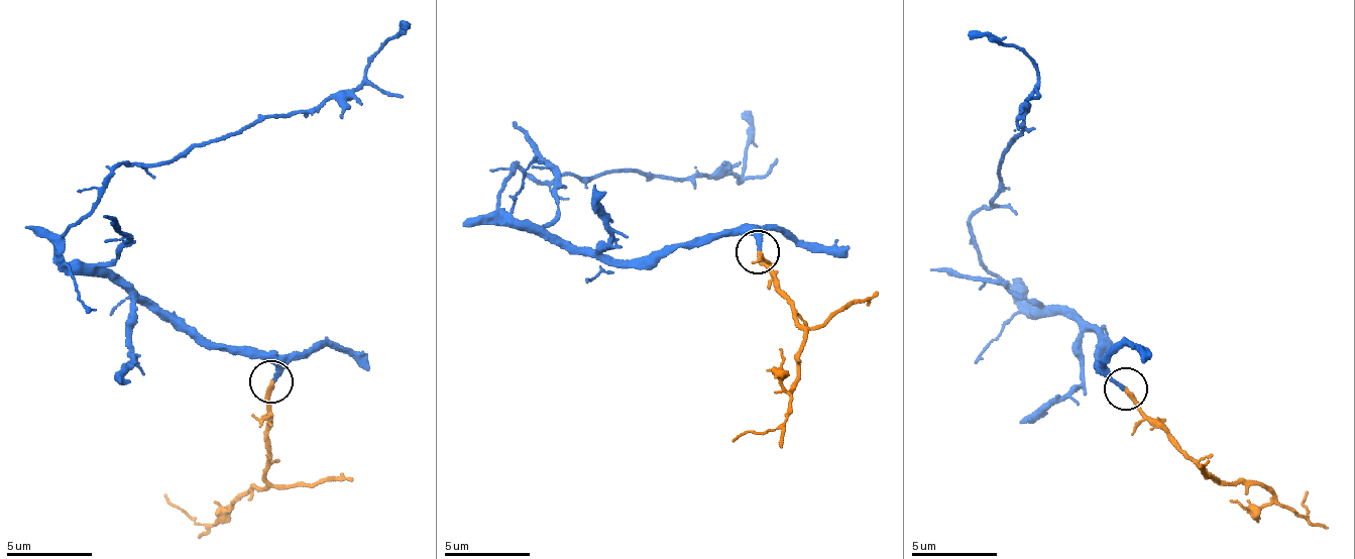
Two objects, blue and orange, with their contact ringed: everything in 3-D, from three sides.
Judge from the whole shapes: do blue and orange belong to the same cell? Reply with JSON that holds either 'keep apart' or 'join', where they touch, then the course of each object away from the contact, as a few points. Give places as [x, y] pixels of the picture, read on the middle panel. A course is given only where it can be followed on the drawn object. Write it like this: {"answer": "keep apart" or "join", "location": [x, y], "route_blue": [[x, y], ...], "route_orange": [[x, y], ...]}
{"answer": "join", "location": [758, 252], "route_blue": [[757, 248], [739, 234], [599, 257], [517, 229], [500, 194], [518, 163], [536, 179], [740, 183], [741, 111]], "route_orange": [[757, 253], [803, 340], [799, 382], [786, 421], [759, 434], [732, 440]]}

